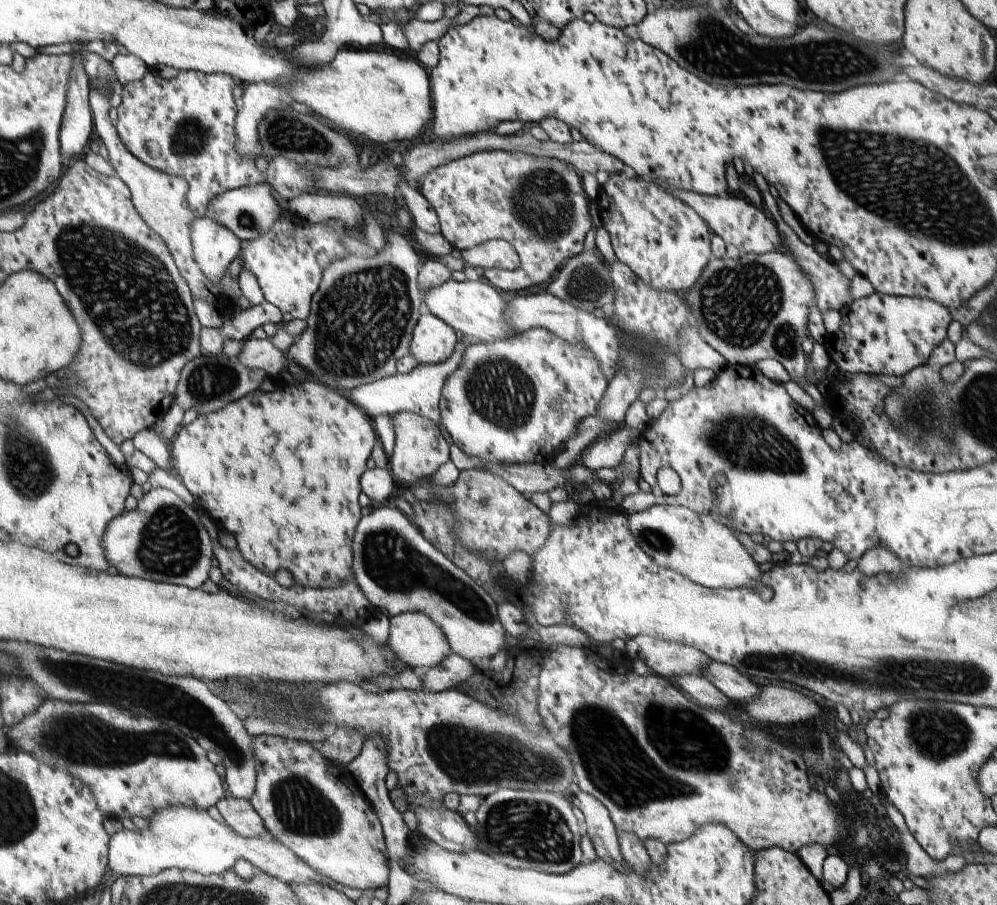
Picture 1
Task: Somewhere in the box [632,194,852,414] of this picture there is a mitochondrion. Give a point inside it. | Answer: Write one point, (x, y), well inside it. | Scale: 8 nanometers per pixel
(740, 305)

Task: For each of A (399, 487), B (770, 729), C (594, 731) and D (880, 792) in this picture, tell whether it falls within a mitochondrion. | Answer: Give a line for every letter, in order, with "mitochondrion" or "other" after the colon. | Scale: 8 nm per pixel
A: other
B: other
C: mitochondrion
D: other

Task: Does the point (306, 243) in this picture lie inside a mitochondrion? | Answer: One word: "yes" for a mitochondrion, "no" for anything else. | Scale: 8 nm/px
no

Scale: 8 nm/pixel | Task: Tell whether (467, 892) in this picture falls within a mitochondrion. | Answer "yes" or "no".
no

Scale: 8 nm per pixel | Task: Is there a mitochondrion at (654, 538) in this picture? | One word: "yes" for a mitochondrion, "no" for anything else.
yes

